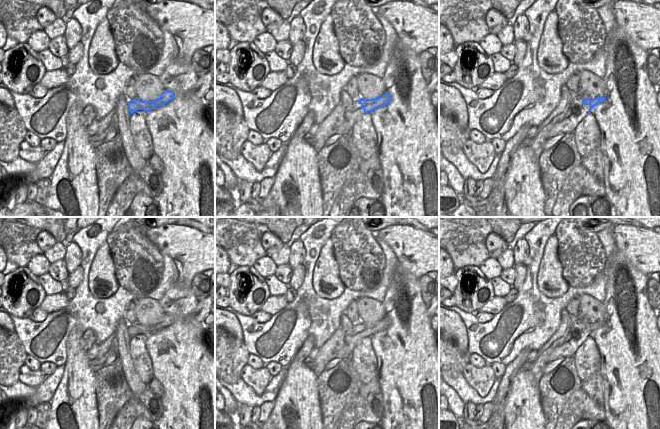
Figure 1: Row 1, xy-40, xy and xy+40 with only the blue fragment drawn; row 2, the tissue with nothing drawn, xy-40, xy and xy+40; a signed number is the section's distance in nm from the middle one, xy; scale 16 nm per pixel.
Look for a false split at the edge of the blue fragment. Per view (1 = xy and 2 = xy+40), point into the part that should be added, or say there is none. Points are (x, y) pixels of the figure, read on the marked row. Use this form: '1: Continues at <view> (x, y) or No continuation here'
1: No continuation here
2: No continuation here.

